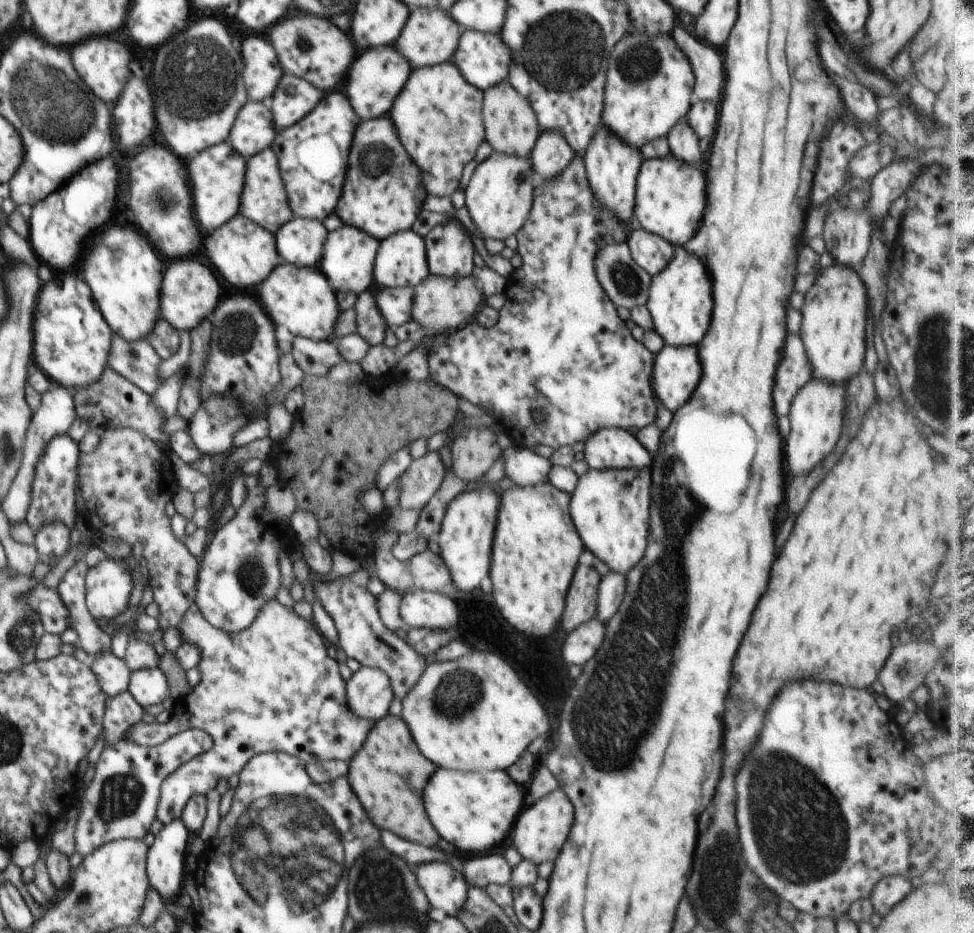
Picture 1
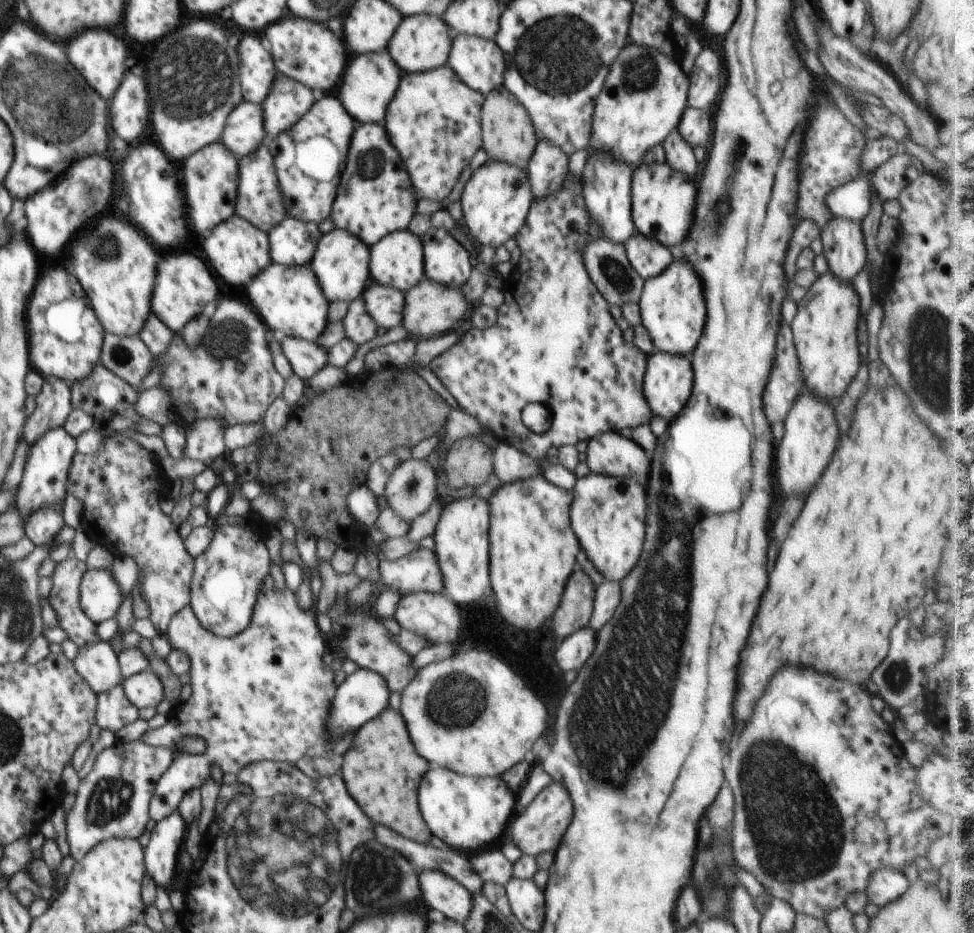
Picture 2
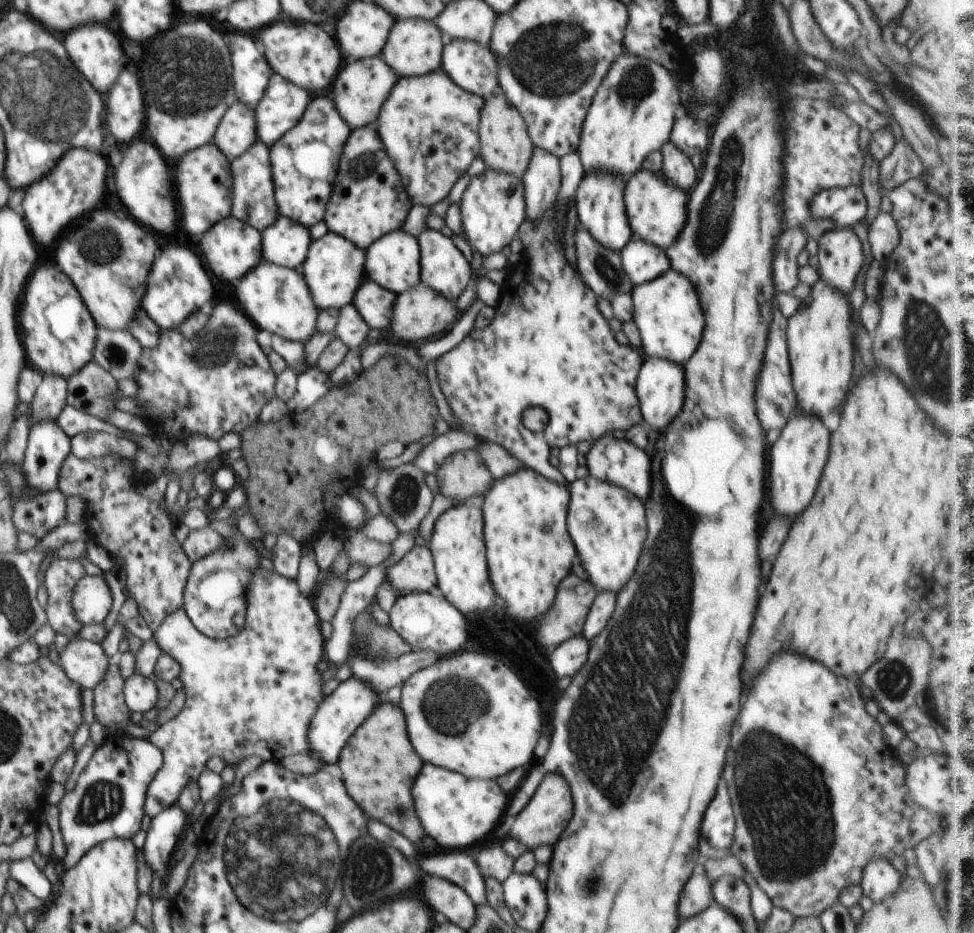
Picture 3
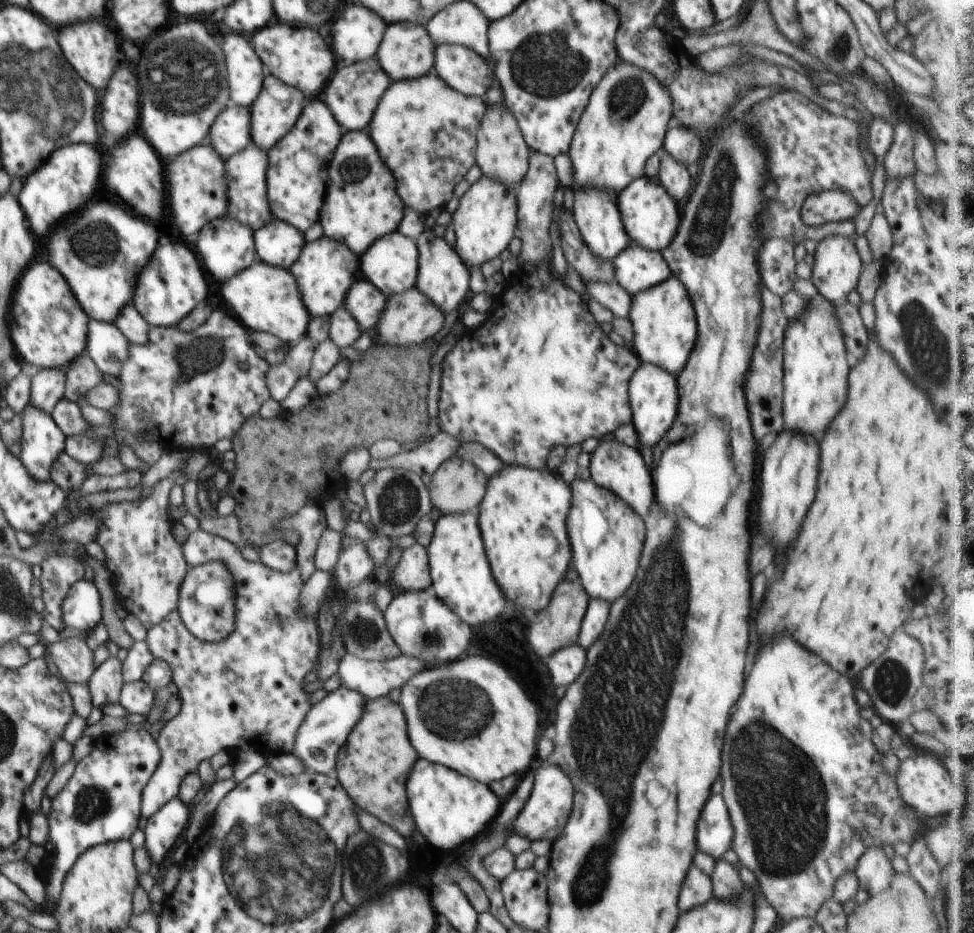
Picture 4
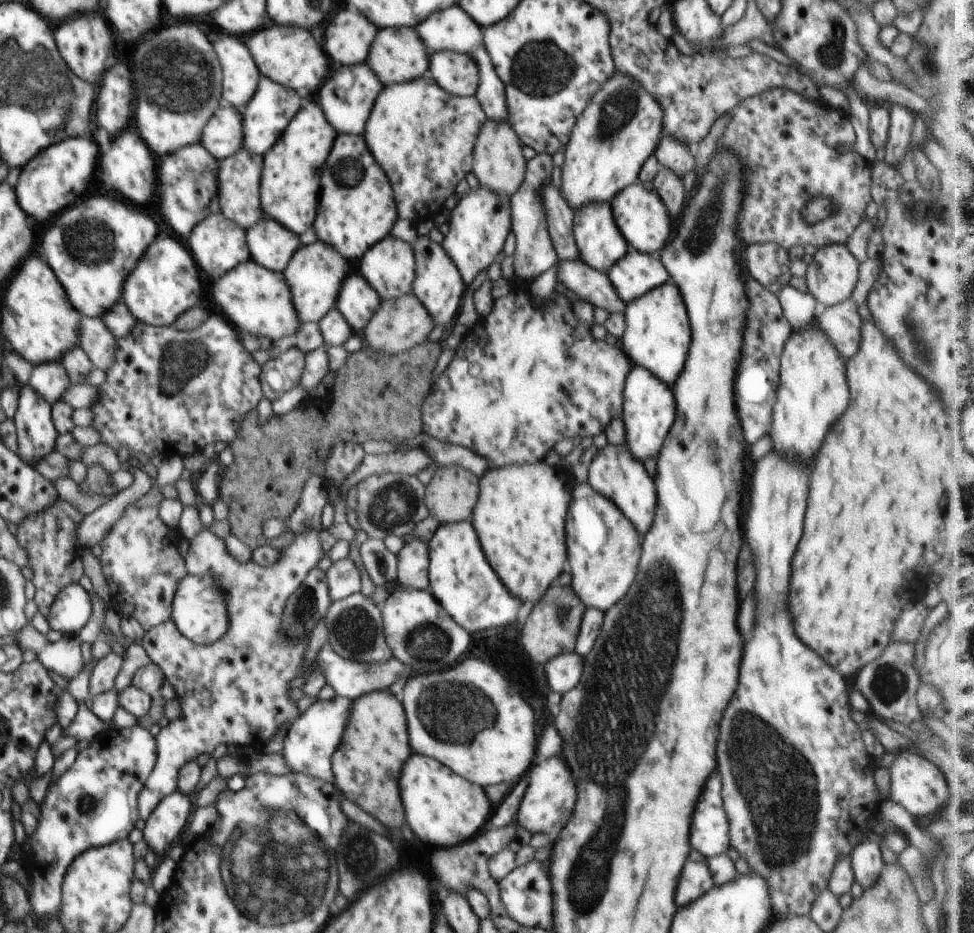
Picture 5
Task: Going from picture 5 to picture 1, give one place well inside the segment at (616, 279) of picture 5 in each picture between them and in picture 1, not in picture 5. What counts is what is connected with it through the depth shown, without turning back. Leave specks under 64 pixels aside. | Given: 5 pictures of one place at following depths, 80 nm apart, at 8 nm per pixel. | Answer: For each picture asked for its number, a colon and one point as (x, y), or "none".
1: (652, 252)
2: (649, 257)
3: (643, 262)
4: (637, 268)

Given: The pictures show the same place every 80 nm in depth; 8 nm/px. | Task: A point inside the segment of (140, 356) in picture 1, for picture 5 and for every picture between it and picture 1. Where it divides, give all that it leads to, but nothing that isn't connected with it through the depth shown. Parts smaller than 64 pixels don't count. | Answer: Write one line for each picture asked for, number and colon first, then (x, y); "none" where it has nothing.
2: (130, 359)
3: (118, 352)
4: (106, 345)
5: (100, 345)

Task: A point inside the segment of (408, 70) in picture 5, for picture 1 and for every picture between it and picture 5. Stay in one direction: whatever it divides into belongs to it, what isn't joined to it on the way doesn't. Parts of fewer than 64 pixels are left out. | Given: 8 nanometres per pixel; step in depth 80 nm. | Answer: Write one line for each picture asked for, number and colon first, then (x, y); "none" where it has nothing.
1: (431, 36)
2: (422, 42)
3: (414, 47)
4: (407, 51)

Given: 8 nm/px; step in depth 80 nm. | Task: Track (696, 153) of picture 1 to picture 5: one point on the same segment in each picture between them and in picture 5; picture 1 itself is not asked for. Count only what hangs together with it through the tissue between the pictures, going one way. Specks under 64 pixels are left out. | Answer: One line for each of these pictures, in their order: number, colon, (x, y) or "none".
2: (679, 154)
3: (677, 167)
4: (674, 177)
5: (669, 186)

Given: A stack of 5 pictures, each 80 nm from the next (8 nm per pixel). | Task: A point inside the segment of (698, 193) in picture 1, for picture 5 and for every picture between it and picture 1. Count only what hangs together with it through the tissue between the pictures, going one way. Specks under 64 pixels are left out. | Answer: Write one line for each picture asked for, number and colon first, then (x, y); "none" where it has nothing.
2: (663, 200)
3: (657, 210)
4: (651, 217)
5: (641, 216)

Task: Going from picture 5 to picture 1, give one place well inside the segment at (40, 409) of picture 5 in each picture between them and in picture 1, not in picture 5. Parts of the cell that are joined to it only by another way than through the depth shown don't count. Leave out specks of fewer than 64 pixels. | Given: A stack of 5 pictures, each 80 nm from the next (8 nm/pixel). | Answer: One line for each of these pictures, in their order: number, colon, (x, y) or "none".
1: (54, 491)
2: (44, 483)
3: (48, 445)
4: (43, 442)

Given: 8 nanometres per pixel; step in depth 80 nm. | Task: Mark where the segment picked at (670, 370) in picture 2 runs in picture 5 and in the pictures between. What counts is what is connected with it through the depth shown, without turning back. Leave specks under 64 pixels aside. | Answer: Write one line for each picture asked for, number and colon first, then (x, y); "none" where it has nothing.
3: (659, 387)
4: (653, 393)
5: (649, 405)

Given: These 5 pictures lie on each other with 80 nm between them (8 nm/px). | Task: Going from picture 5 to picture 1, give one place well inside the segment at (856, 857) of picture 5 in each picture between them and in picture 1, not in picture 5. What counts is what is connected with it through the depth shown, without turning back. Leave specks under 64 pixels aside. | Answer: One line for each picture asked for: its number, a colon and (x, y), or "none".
1: (890, 891)
2: (885, 885)
3: (880, 880)
4: (874, 870)

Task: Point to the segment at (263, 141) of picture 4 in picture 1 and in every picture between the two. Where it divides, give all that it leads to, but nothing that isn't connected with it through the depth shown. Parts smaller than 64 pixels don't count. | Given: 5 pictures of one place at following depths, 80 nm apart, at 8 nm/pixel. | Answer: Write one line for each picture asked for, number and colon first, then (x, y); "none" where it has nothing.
1: (294, 98)
2: (288, 100)
3: (283, 104)

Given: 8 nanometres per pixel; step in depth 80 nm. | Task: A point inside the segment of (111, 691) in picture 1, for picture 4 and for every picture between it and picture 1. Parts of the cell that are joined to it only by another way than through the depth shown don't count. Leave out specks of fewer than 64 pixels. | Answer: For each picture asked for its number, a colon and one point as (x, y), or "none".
2: (97, 663)
3: (85, 662)
4: (75, 661)

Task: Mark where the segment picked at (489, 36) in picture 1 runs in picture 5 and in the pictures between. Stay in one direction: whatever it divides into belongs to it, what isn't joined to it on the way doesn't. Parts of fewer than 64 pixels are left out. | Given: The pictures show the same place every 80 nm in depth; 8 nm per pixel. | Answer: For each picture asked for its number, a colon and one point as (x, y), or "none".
2: (478, 62)
3: (472, 66)
4: (461, 68)
5: (458, 73)

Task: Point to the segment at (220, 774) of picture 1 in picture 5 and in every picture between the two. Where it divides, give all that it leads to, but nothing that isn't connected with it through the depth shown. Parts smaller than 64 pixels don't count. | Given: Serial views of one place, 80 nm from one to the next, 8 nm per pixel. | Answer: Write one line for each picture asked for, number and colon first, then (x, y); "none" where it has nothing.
2: (265, 694)
3: (254, 694)
4: (246, 692)
5: (234, 691)

